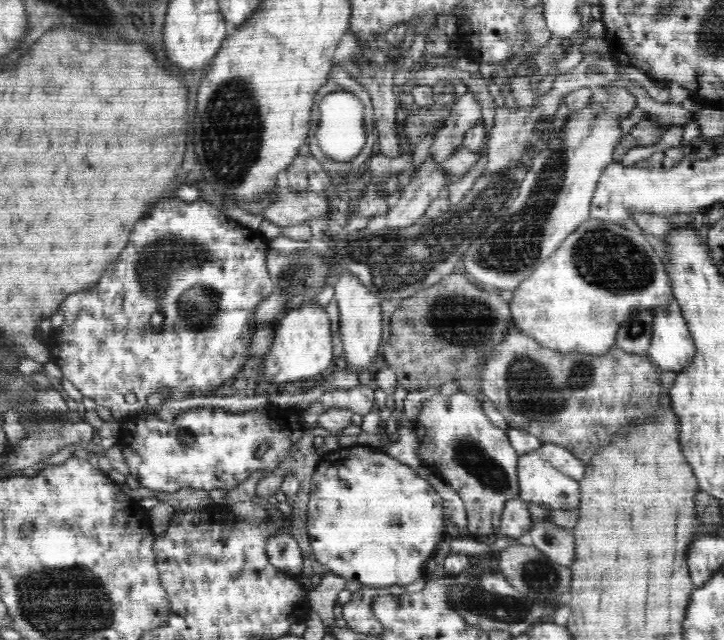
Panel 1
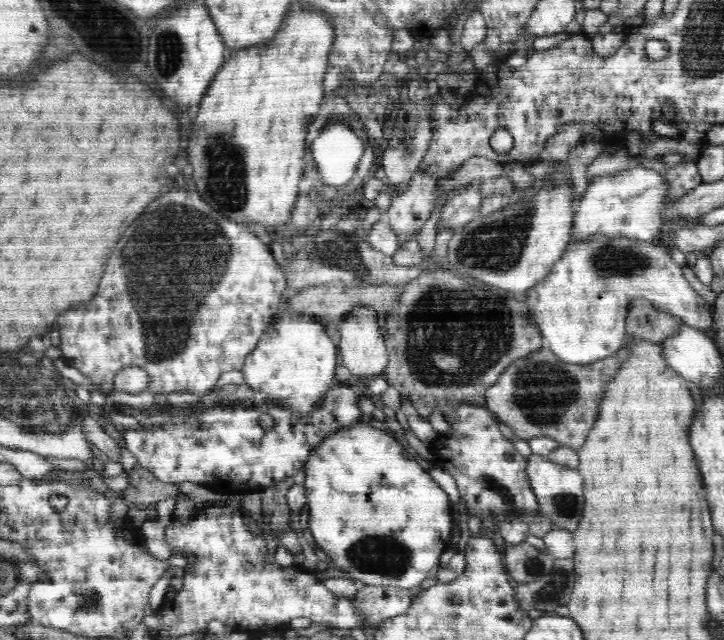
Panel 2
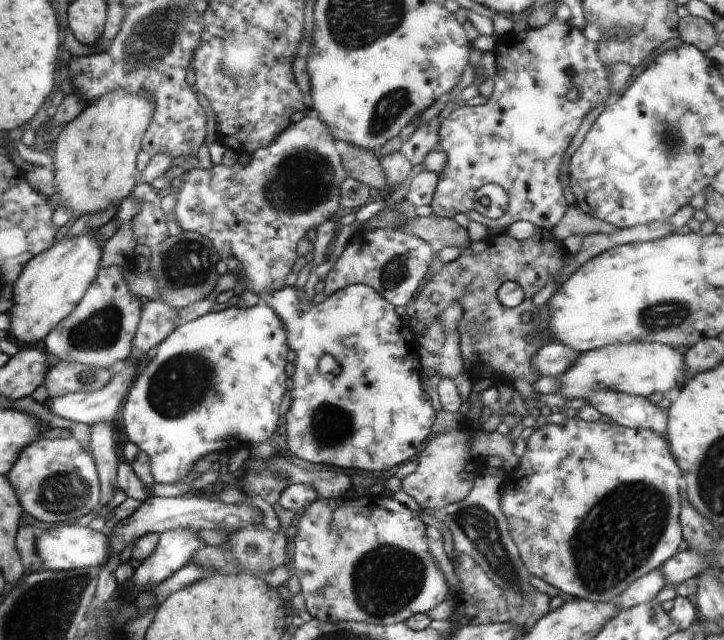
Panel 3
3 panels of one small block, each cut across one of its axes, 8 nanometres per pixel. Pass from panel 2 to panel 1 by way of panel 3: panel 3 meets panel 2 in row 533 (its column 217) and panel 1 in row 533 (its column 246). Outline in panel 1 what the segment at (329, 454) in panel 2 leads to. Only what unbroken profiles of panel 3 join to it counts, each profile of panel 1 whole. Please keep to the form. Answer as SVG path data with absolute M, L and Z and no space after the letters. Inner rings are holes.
M355 444L325 452L320 457L319 463L313 471L311 483L311 492L307 506L307 534L316 561L320 562L324 567L327 567L333 574L347 581L357 580L364 586L380 587L385 590L392 588L394 585L404 588L415 580L426 578L428 575L428 560L434 557L436 547L447 536L445 530L445 512L443 500L440 498L440 495L426 479L420 478L412 467L400 463L398 459L388 455L382 448L372 448L366 445Z

